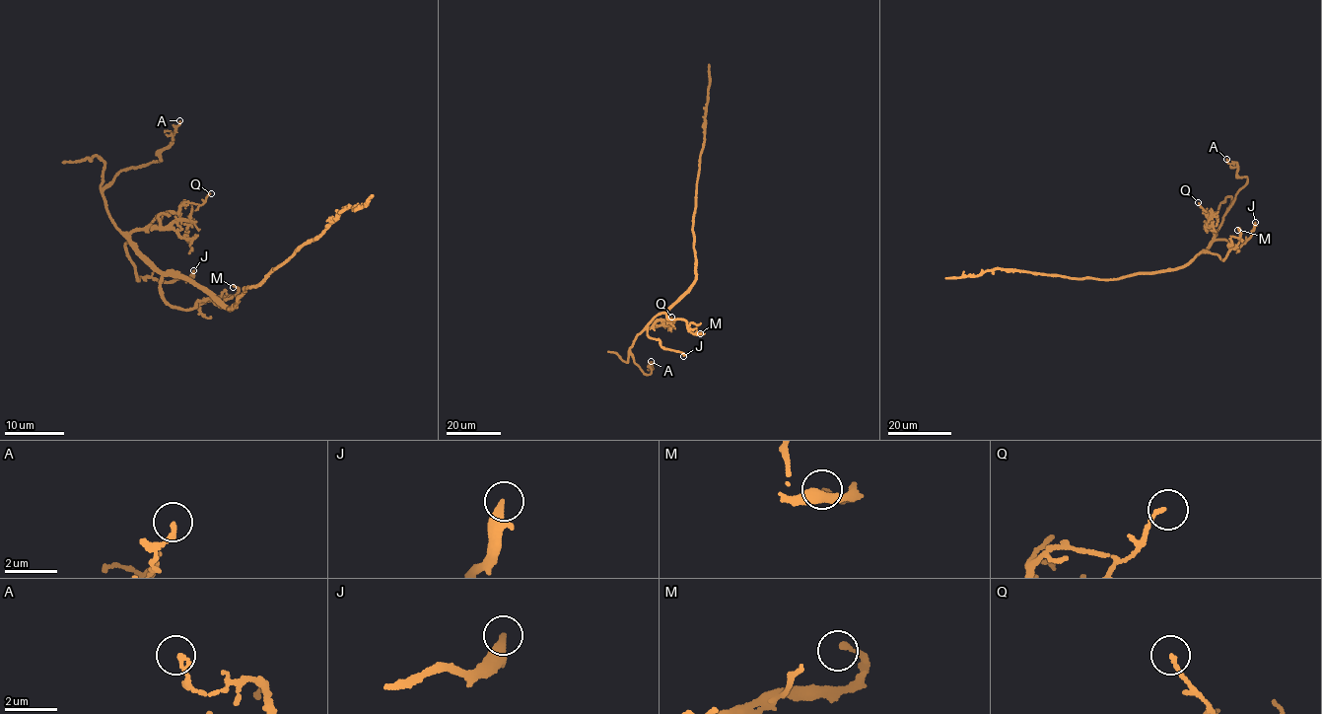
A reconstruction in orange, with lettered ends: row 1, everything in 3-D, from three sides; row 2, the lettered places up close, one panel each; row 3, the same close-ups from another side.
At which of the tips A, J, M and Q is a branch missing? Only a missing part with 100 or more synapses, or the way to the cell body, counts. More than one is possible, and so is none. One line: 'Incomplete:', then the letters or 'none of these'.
Incomplete: none of these

